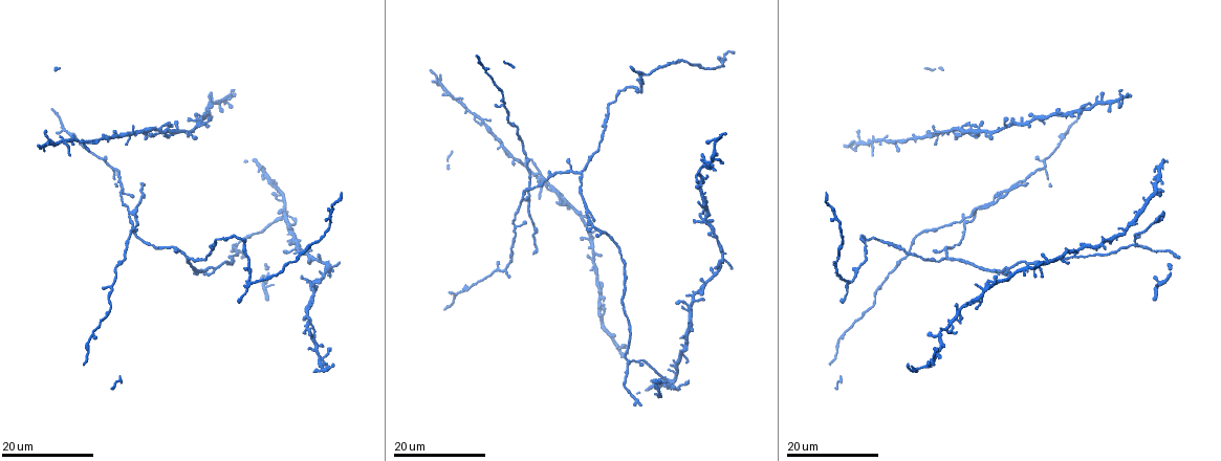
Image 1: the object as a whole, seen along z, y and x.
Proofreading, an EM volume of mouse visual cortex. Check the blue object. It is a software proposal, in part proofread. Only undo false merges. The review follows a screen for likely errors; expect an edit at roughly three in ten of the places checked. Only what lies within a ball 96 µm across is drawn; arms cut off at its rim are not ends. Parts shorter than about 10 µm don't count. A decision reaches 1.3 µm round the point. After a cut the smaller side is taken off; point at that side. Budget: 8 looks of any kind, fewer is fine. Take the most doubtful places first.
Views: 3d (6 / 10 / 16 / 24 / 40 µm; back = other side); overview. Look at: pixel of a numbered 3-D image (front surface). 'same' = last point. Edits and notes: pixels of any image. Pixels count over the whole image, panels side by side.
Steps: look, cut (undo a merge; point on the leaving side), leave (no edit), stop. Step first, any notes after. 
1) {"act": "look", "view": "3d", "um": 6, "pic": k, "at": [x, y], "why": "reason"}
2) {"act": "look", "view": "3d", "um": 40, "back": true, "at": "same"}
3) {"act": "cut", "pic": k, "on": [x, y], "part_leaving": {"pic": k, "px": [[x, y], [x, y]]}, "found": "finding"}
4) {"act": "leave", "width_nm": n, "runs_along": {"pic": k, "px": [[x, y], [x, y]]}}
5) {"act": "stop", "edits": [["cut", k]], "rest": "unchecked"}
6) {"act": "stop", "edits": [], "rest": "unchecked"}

{"act": "look", "view": "3d", "um": 16, "pic": 1, "at": [970, 213], "why": "thin arm on a thick one"}

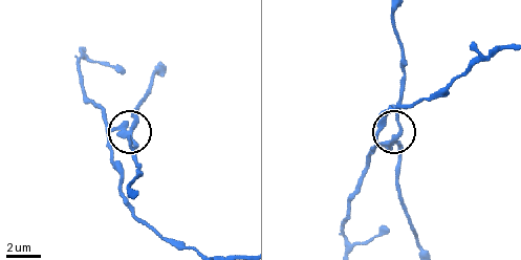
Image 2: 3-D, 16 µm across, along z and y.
{"act": "look", "view": "3d", "um": 6, "pic": 2, "at": [393, 139]}

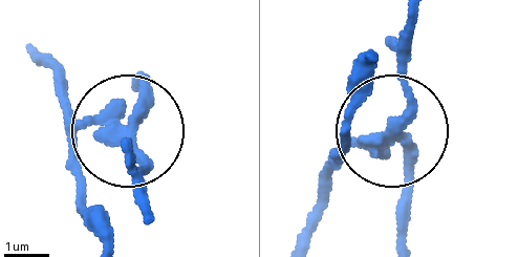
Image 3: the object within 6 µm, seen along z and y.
{"act": "cut", "pic": 3, "on": [141, 77], "part_leaving": {"pic": 3, "px": [[113, 129], [143, 163], [147, 204]]}, "found": "a second cell is stuck on"}

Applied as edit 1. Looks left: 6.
{"act": "look", "view": "overview"}

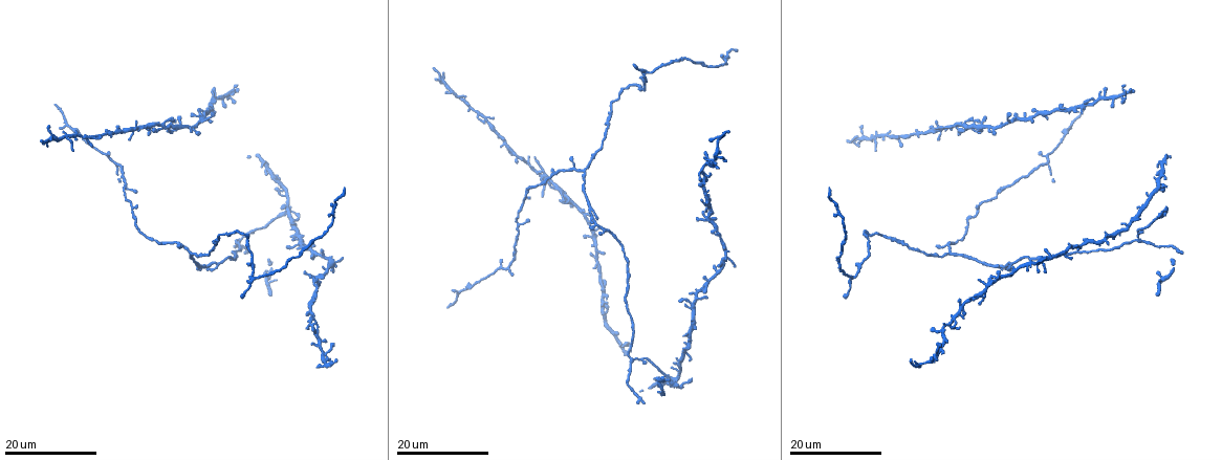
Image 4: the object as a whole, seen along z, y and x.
{"act": "look", "view": "3d", "um": 24, "pic": 4, "at": [518, 224], "why": "branch point"}

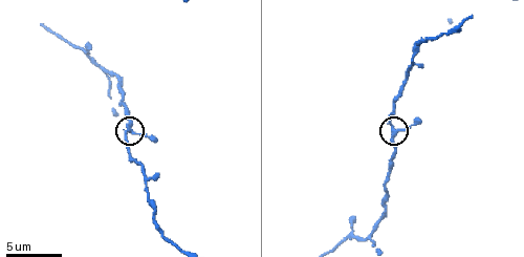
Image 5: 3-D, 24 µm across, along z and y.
{"act": "look", "view": "3d", "um": 10, "pic": 5, "at": [133, 130]}

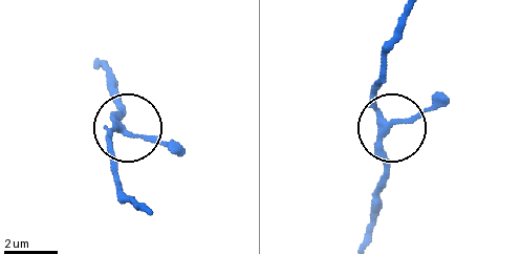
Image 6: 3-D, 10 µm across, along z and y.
{"act": "look", "view": "3d", "um": 10, "back": true, "pic": 6, "at": [129, 133]}

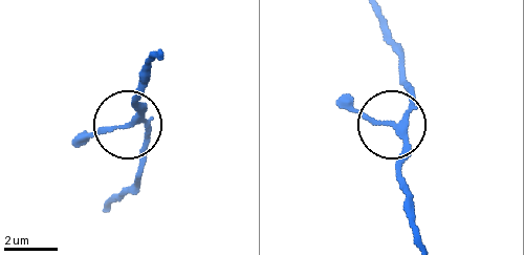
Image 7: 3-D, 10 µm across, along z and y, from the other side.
{"act": "leave", "width_nm": 190, "runs_along": {"pic": 7, "px": [[108, 205], [137, 181], [145, 135], [129, 122], [137, 77]]}, "found": "continuous, no second cell"}

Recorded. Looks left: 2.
{"act": "look", "view": "3d", "um": 16, "pic": 4, "at": [638, 361], "why": "two arms in line, one across"}

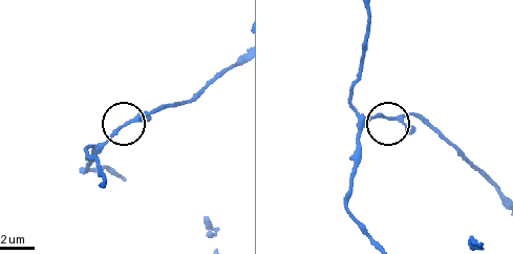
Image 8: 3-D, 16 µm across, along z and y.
{"act": "look", "view": "3d", "um": 10, "pic": 8, "at": [390, 119], "why": "zoom in"}

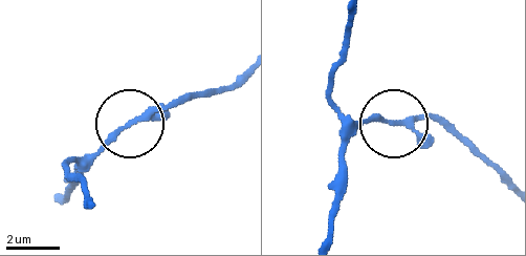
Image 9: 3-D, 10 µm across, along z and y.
{"act": "leave", "width_nm": 180, "found": "all the same cell"}

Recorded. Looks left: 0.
{"act": "stop", "edits": [["cut", 3]], "rest": "unchecked"}

